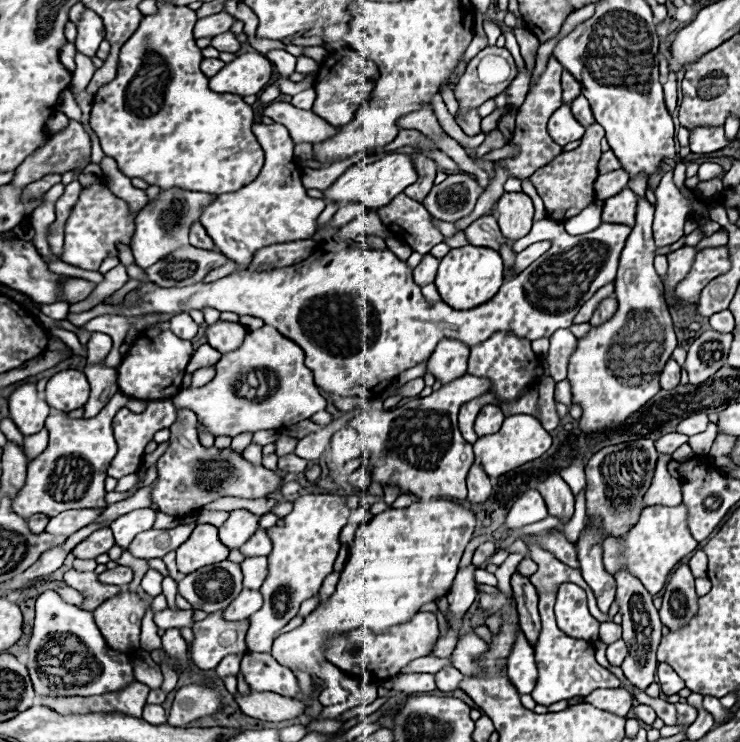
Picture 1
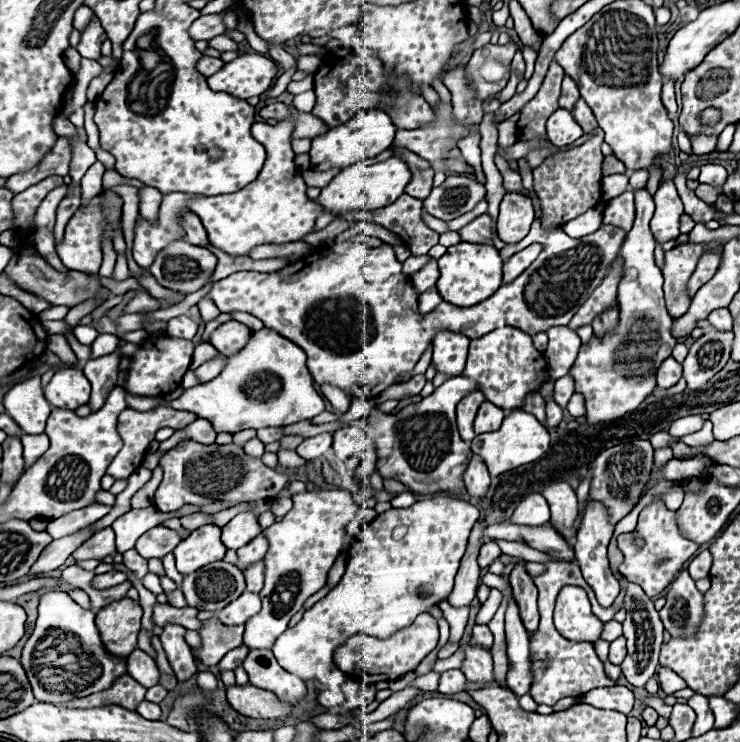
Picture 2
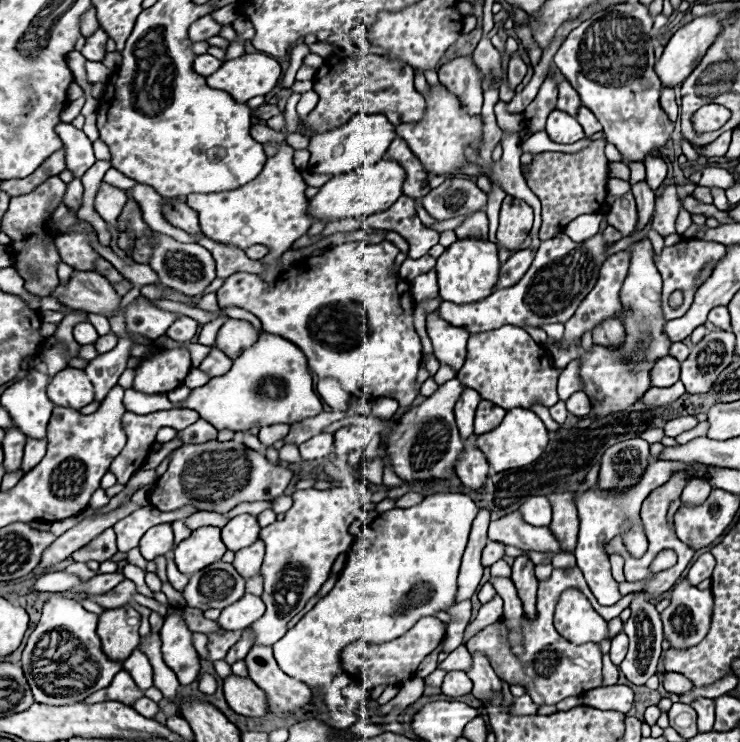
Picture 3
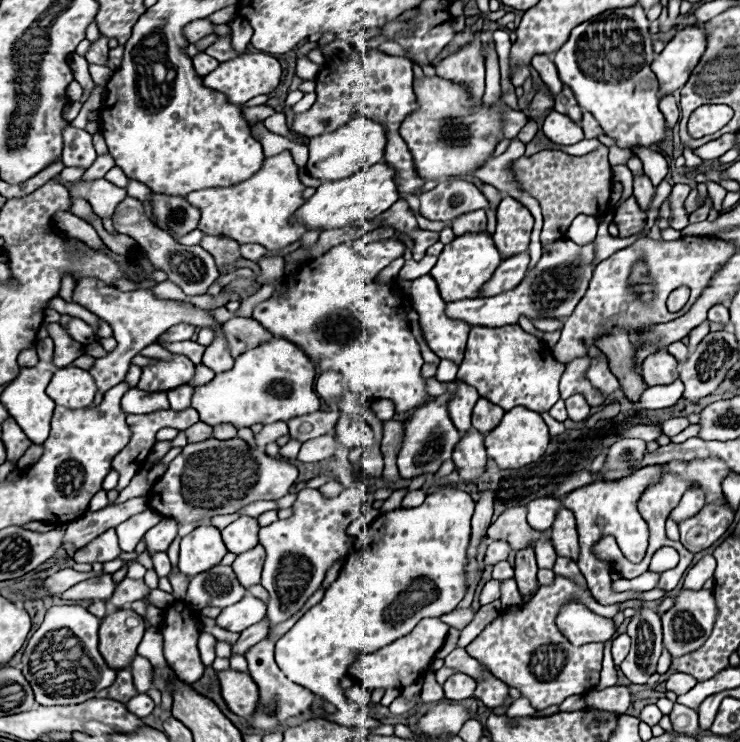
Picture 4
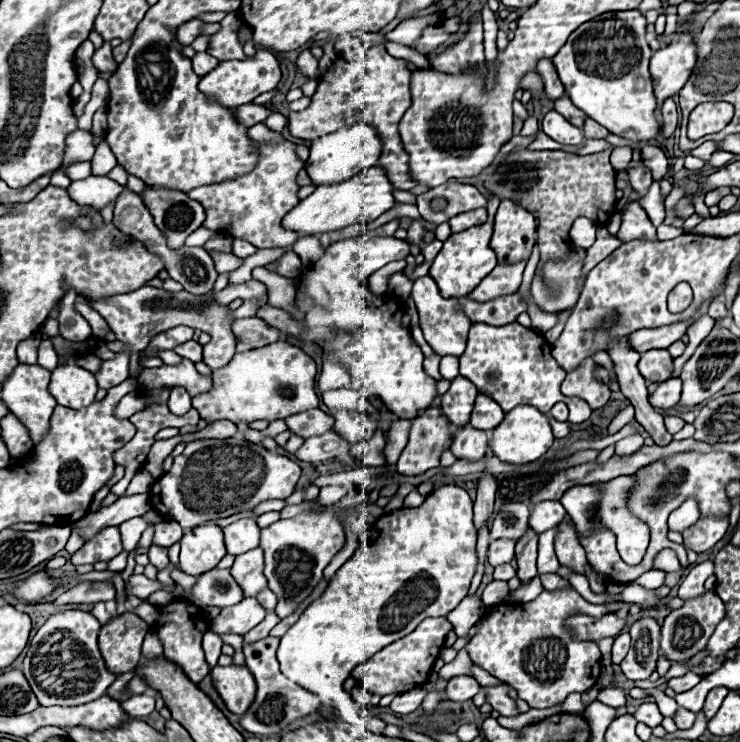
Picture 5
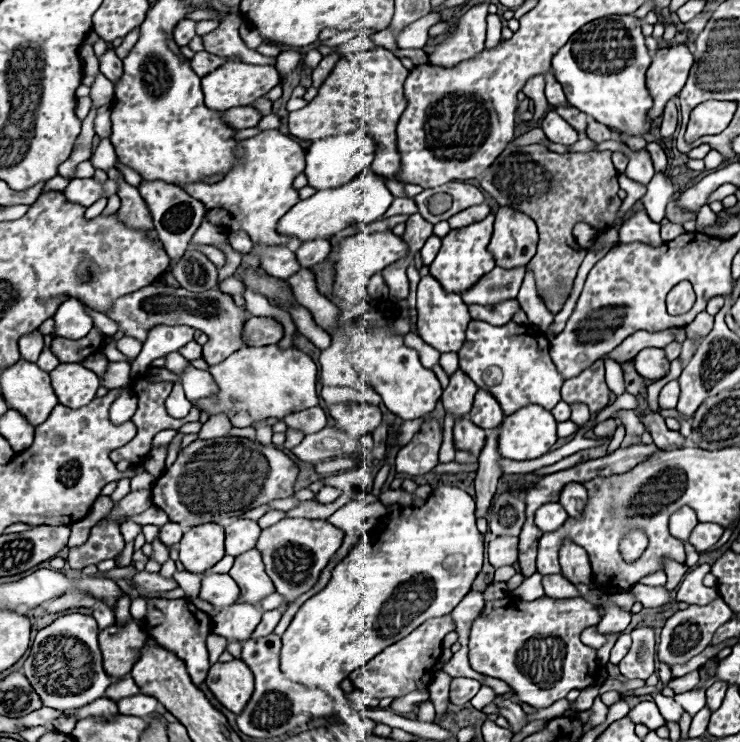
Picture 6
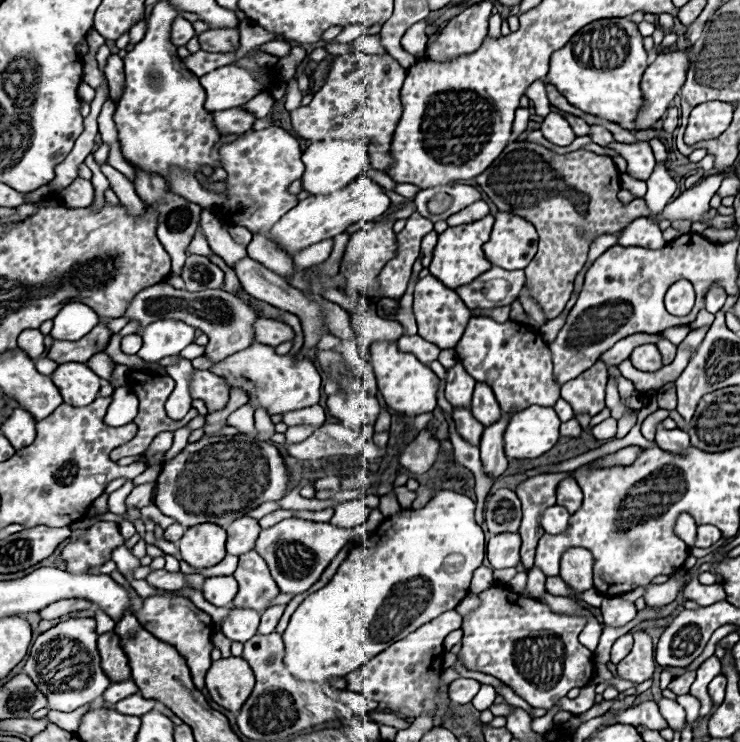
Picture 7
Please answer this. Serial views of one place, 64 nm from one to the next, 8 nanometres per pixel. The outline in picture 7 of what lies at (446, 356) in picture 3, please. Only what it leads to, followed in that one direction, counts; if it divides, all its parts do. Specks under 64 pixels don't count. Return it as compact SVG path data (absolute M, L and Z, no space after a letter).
M426 276L426 278L418 280L416 290L414 290L414 314L416 314L416 322L418 322L418 334L424 340L436 344L440 350L456 348L460 336L464 334L468 320L472 318L470 310L460 300L460 296L456 296L454 290L446 288L434 276Z

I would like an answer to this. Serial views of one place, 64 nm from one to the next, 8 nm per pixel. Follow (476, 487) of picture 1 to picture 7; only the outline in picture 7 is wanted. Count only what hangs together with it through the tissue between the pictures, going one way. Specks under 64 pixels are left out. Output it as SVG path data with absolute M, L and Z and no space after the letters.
M454 408L454 424L456 424L456 432L468 444L480 446L480 436L484 432L484 426L472 418L470 410L466 410L466 408Z

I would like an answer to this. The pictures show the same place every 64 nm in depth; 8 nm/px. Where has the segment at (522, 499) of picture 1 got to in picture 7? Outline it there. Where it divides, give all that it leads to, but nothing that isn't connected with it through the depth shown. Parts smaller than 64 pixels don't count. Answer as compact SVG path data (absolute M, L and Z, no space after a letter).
M556 504L556 506L546 508L542 512L540 520L542 520L544 532L548 532L548 534L560 534L560 532L564 532L564 528L568 528L570 514L568 514L568 510L564 506Z

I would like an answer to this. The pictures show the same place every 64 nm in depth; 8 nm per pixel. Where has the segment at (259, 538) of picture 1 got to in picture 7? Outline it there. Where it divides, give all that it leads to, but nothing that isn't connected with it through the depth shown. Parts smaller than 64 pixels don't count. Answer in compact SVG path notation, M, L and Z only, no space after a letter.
M256 550L240 556L238 568L232 576L240 584L240 592L232 600L234 608L252 608L256 612L264 612L268 602L280 594L276 582L270 576L268 564Z

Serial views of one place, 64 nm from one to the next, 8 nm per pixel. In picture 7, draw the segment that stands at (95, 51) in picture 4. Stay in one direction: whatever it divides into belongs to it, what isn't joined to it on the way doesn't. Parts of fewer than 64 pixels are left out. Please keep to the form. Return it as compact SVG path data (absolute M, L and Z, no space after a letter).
M118 54L108 56L108 62L104 66L104 74L110 84L110 98L114 102L118 102L120 94L122 94L122 86L124 86L124 62Z

